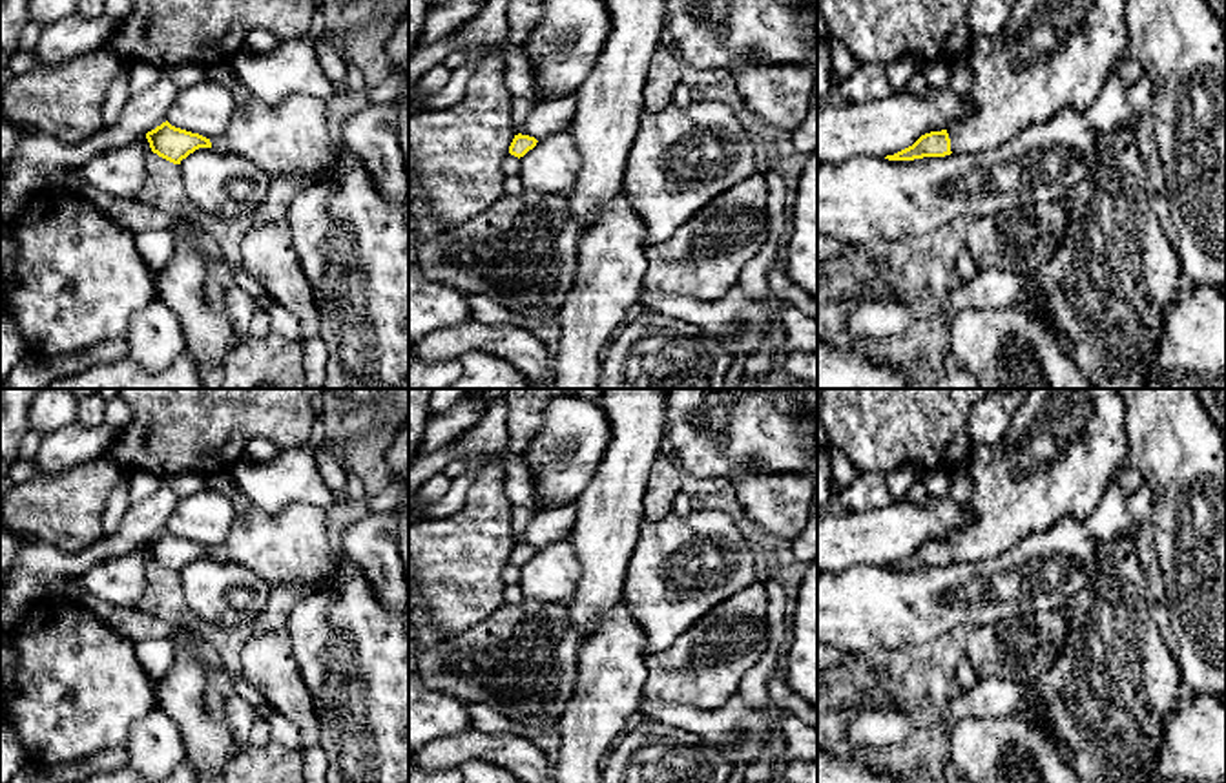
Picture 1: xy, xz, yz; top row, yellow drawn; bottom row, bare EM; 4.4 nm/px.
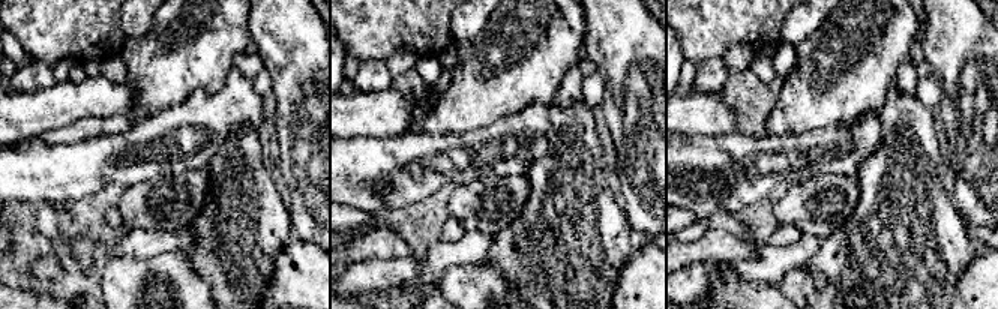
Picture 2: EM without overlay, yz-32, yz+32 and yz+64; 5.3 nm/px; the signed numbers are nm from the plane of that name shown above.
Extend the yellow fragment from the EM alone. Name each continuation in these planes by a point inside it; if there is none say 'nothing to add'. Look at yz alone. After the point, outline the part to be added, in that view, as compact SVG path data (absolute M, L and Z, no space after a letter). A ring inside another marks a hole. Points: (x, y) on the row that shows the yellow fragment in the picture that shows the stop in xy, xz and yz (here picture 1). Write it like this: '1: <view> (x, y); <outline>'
1: yz (1051, 53); M1018 0L998 35L972 42L972 113L947 130L951 151L985 151L1064 108L1087 110L1127 47L1126 0Z

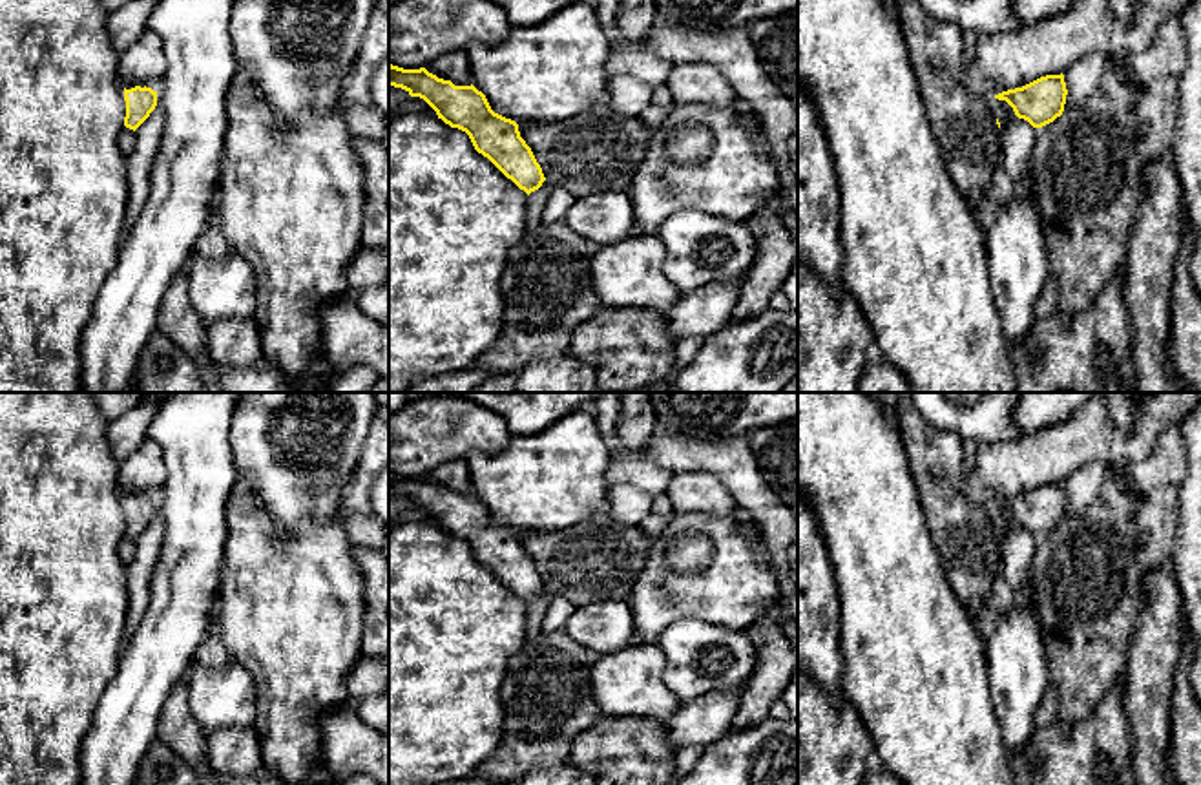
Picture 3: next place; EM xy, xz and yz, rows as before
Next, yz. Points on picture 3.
nothing to add

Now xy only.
nothing to add

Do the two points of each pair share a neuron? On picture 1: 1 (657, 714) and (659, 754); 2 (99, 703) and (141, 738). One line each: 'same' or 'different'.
1: different
2: different

